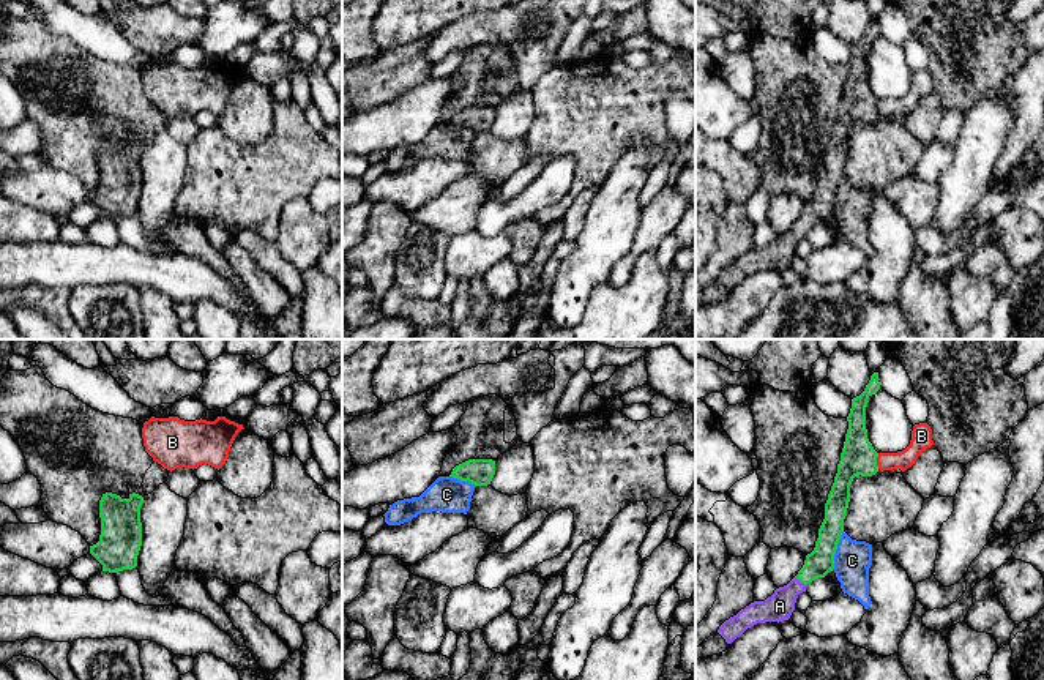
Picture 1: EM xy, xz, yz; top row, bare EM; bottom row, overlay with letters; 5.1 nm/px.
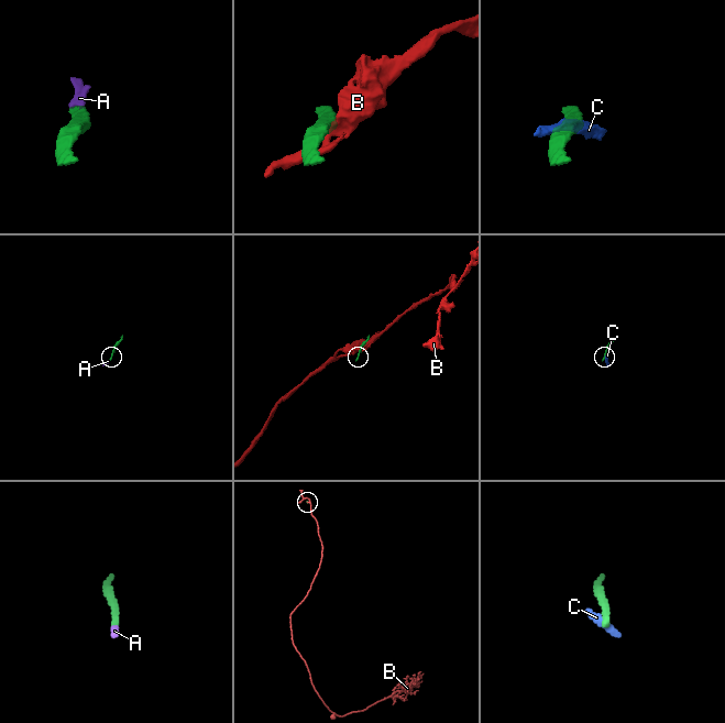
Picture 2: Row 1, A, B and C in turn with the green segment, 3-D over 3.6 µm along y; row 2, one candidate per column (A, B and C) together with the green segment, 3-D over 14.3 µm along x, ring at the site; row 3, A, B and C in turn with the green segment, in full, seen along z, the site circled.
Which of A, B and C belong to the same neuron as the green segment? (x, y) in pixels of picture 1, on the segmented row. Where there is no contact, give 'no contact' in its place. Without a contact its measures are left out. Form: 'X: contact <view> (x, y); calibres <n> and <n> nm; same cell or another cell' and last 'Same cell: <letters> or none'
A: contact yz (801, 582); calibres 140 and 140 nm; same cell
B: contact yz (876, 461); calibres 180 and 100 nm; another cell
C: contact yz (835, 551); calibres 140 and 190 nm; another cell
Same cell: A

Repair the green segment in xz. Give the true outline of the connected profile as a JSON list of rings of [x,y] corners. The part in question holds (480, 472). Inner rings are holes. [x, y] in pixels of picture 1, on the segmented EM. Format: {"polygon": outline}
{"polygon": [[[468,459],[456,465],[449,476],[460,481],[468,481],[475,486],[490,484],[495,475],[495,461],[492,459]]]}

